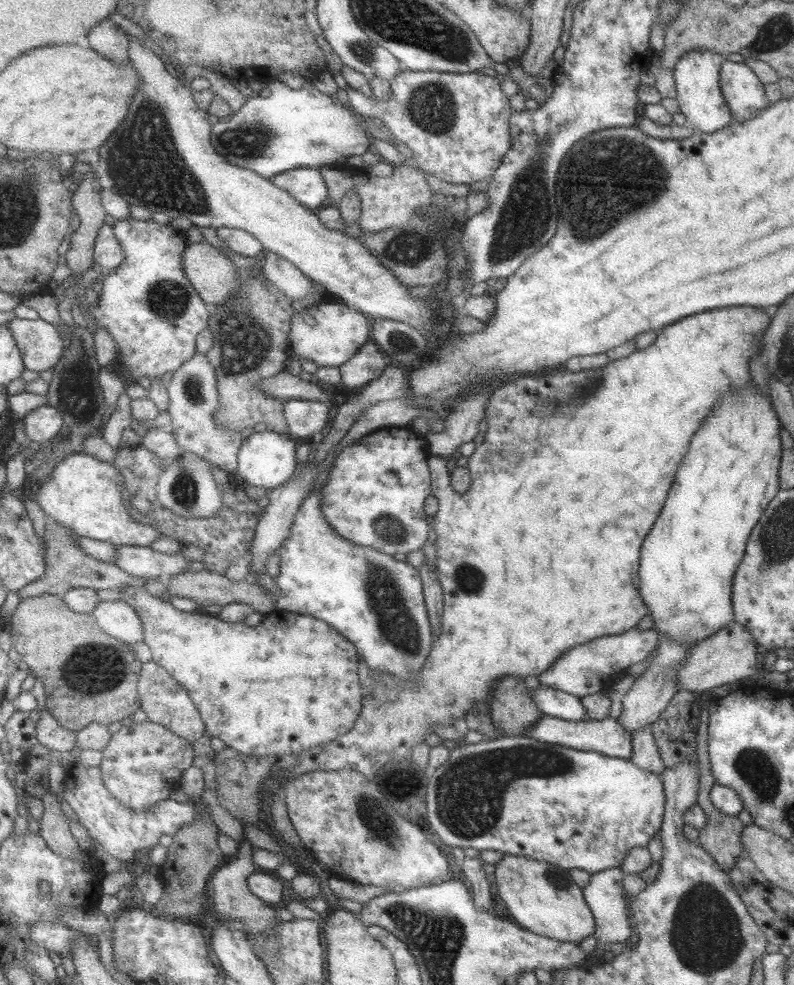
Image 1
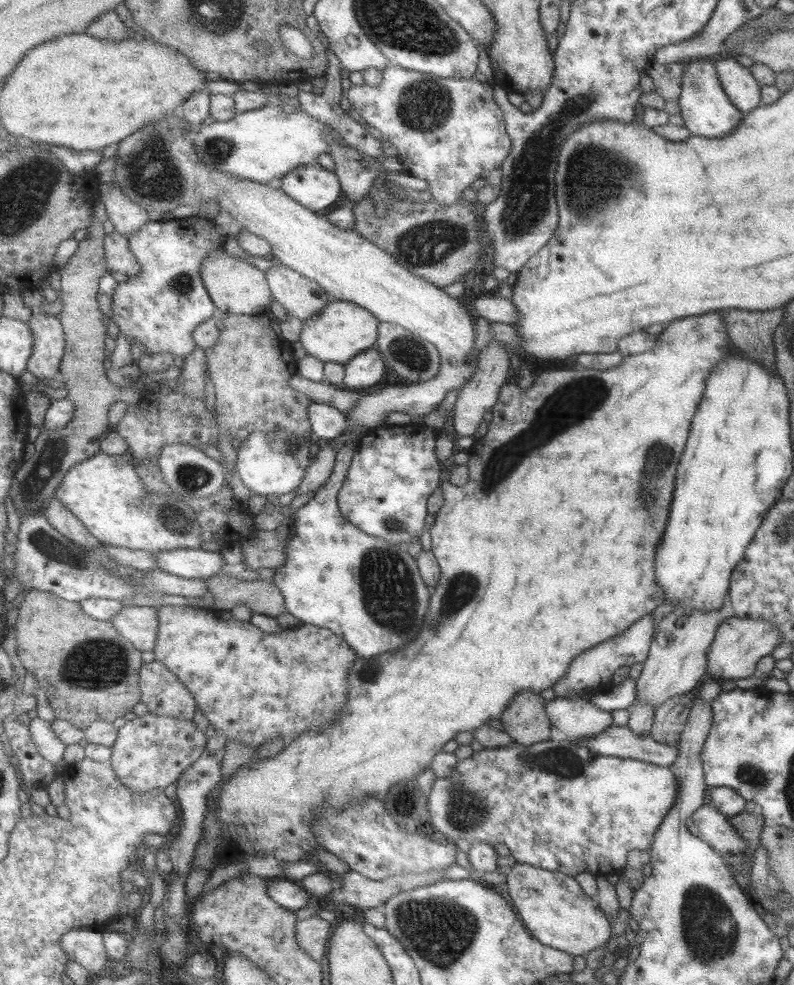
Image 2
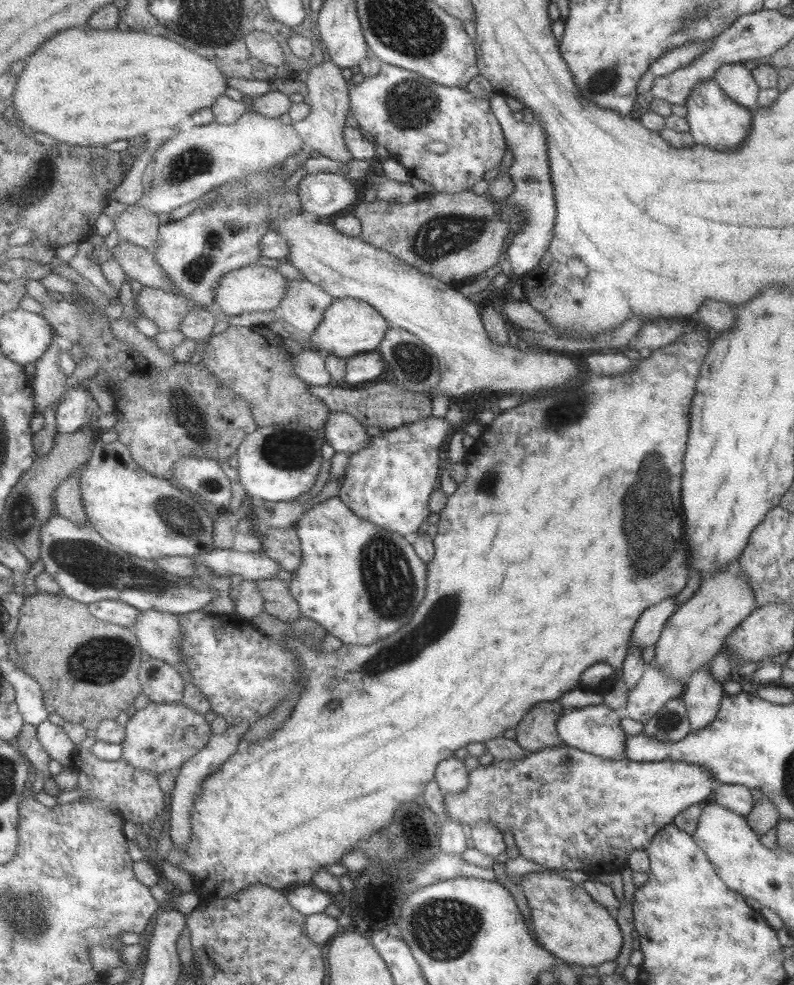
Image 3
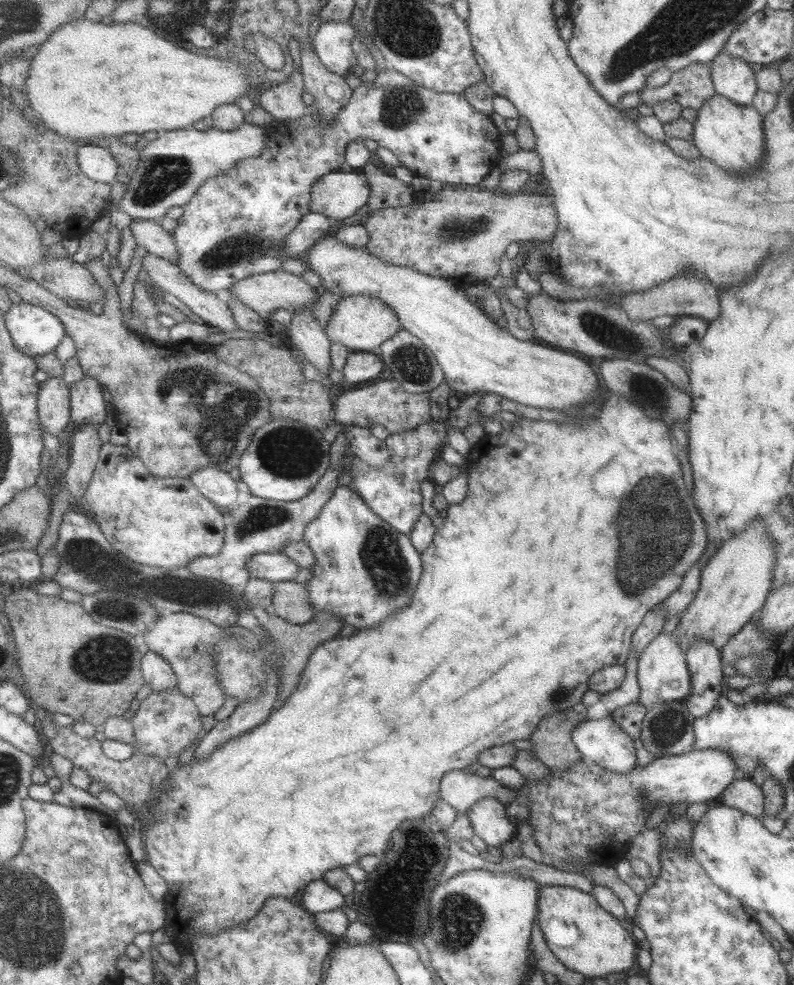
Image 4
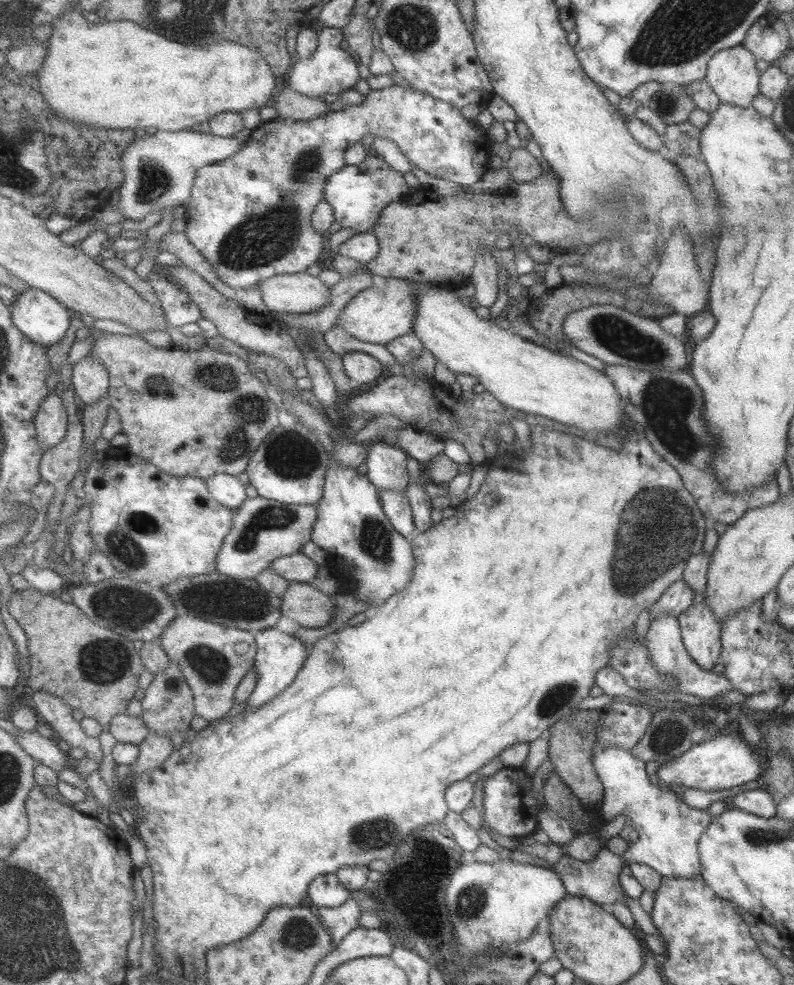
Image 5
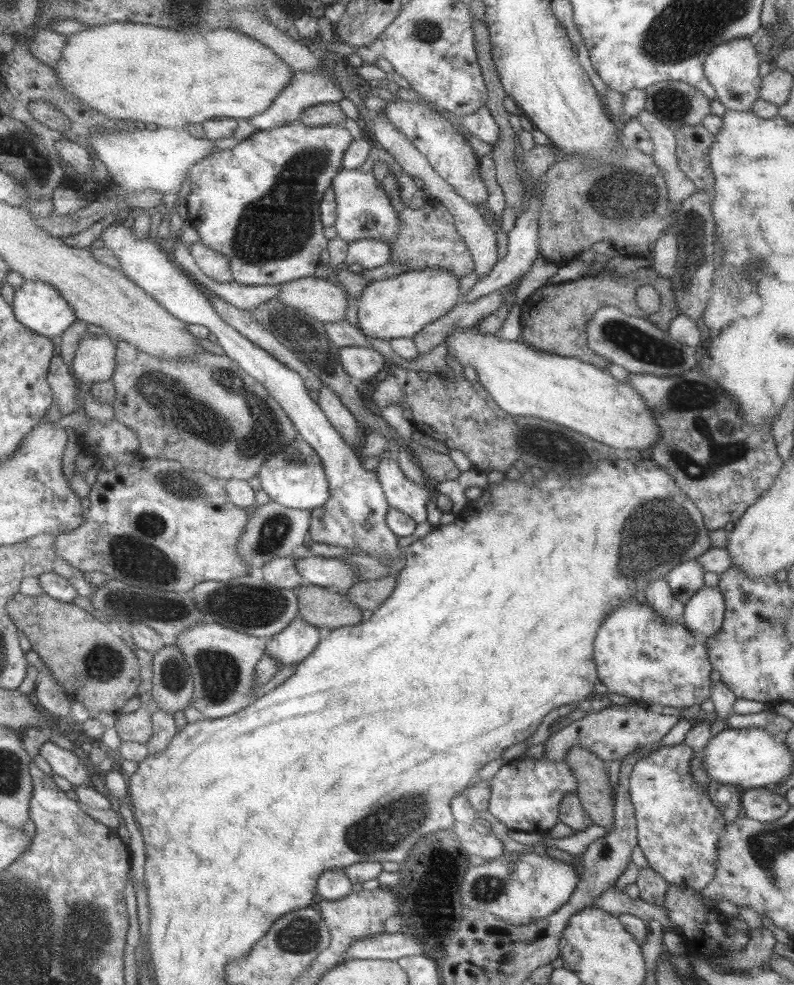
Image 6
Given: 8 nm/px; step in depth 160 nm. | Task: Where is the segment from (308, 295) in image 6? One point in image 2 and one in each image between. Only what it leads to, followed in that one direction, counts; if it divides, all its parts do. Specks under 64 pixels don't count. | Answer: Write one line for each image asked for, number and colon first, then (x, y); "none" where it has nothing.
2: (239, 288)
3: (255, 288)
4: (266, 292)
5: (299, 293)

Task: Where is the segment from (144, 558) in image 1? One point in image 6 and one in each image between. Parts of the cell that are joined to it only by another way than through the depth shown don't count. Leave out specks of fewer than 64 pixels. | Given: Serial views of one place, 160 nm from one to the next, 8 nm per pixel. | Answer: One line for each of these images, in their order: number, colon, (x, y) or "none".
2: (187, 562)
3: (254, 566)
4: (275, 566)
5: (299, 567)
6: (333, 573)

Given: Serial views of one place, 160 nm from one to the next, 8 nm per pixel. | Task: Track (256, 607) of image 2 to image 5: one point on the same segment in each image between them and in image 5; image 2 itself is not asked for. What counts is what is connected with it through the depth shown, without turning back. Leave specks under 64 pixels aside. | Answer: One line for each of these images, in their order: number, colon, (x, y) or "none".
3: (280, 602)
4: (291, 599)
5: (309, 607)

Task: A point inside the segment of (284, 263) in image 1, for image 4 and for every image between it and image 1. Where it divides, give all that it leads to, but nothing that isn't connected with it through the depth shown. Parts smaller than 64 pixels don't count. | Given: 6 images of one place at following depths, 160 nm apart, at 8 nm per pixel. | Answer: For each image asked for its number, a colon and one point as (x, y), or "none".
2: (303, 297)
3: (304, 304)
4: (304, 332)

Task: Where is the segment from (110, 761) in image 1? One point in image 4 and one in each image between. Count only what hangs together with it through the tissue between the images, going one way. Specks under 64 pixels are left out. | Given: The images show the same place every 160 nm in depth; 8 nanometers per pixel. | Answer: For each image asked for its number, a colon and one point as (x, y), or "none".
2: (153, 751)
3: (160, 737)
4: (167, 722)

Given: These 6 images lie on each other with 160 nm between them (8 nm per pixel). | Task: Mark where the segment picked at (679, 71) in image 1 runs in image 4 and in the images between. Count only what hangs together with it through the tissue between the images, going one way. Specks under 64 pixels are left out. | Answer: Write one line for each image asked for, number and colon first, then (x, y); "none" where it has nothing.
2: (704, 107)
3: (715, 121)
4: (729, 135)

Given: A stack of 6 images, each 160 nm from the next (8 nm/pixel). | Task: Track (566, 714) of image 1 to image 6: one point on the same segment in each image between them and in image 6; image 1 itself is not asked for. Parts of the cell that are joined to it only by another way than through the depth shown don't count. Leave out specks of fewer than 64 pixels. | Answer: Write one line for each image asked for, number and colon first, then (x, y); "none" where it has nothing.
2: (578, 719)
3: (595, 729)
4: (602, 742)
5: (668, 830)
6: (677, 827)

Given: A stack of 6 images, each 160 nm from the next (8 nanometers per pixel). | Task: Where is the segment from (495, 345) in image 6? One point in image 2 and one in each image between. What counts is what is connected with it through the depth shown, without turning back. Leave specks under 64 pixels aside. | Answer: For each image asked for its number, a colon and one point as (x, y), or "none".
2: (159, 167)
3: (453, 326)
4: (476, 354)
5: (524, 375)

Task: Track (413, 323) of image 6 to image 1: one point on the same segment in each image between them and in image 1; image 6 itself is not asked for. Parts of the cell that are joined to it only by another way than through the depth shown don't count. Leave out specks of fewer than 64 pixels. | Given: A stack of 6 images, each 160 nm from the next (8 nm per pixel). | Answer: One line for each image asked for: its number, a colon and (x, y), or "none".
1: (330, 334)
2: (344, 329)
3: (351, 326)
4: (364, 323)
5: (388, 310)

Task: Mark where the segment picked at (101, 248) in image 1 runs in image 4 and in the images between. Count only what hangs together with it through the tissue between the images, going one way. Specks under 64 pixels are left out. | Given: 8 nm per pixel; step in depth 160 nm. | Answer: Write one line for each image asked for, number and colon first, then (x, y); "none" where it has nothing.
2: (120, 258)
3: (139, 263)
4: (214, 309)

